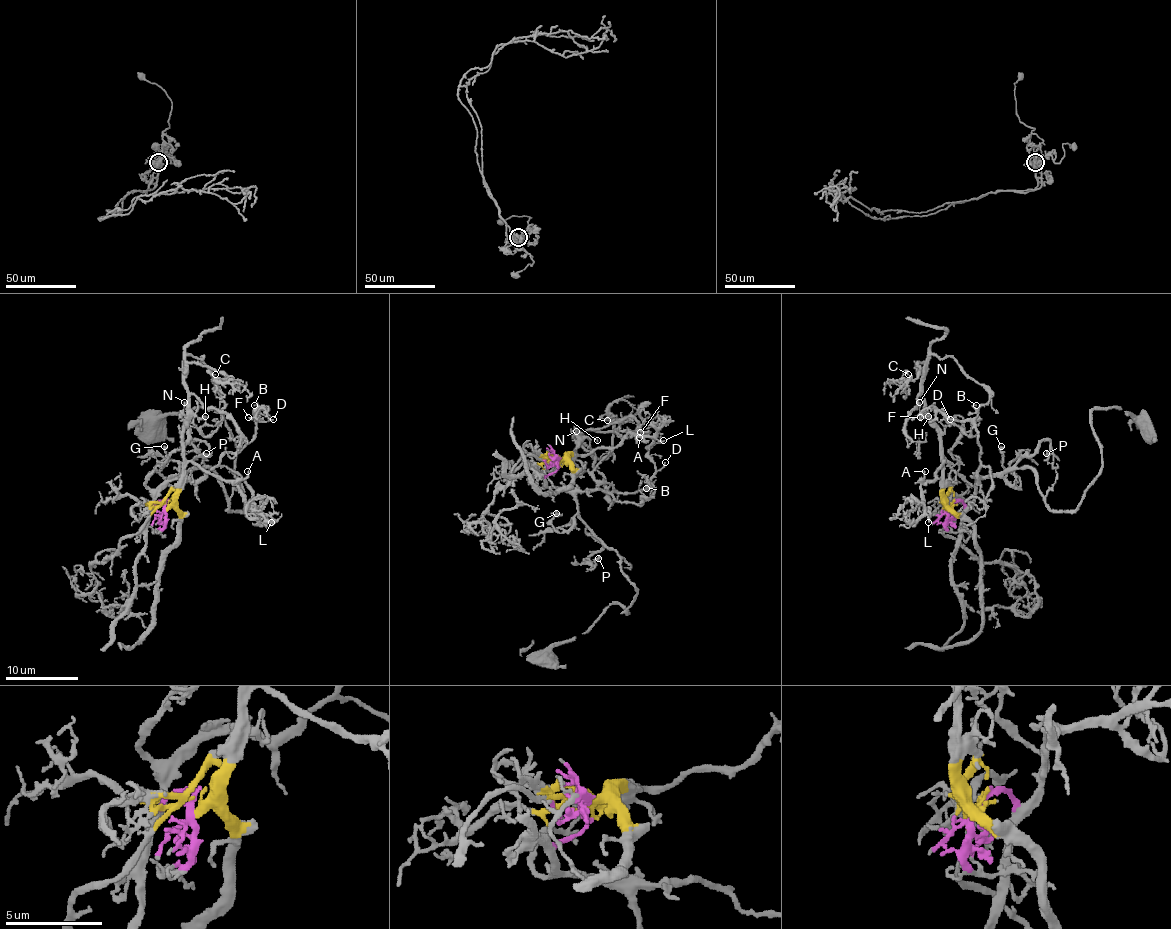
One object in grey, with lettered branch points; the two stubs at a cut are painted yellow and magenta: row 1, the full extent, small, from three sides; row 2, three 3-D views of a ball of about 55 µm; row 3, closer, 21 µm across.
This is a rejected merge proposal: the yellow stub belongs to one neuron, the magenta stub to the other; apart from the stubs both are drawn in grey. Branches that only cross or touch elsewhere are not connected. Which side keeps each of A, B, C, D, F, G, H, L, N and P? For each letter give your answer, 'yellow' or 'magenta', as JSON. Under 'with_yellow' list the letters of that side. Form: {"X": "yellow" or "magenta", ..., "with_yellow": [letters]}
{"A": "yellow", "B": "magenta", "C": "yellow", "D": "magenta", "F": "magenta", "G": "magenta", "H": "yellow", "L": "yellow", "N": "yellow", "P": "magenta", "with_yellow": ["A", "C", "H", "L", "N"]}

